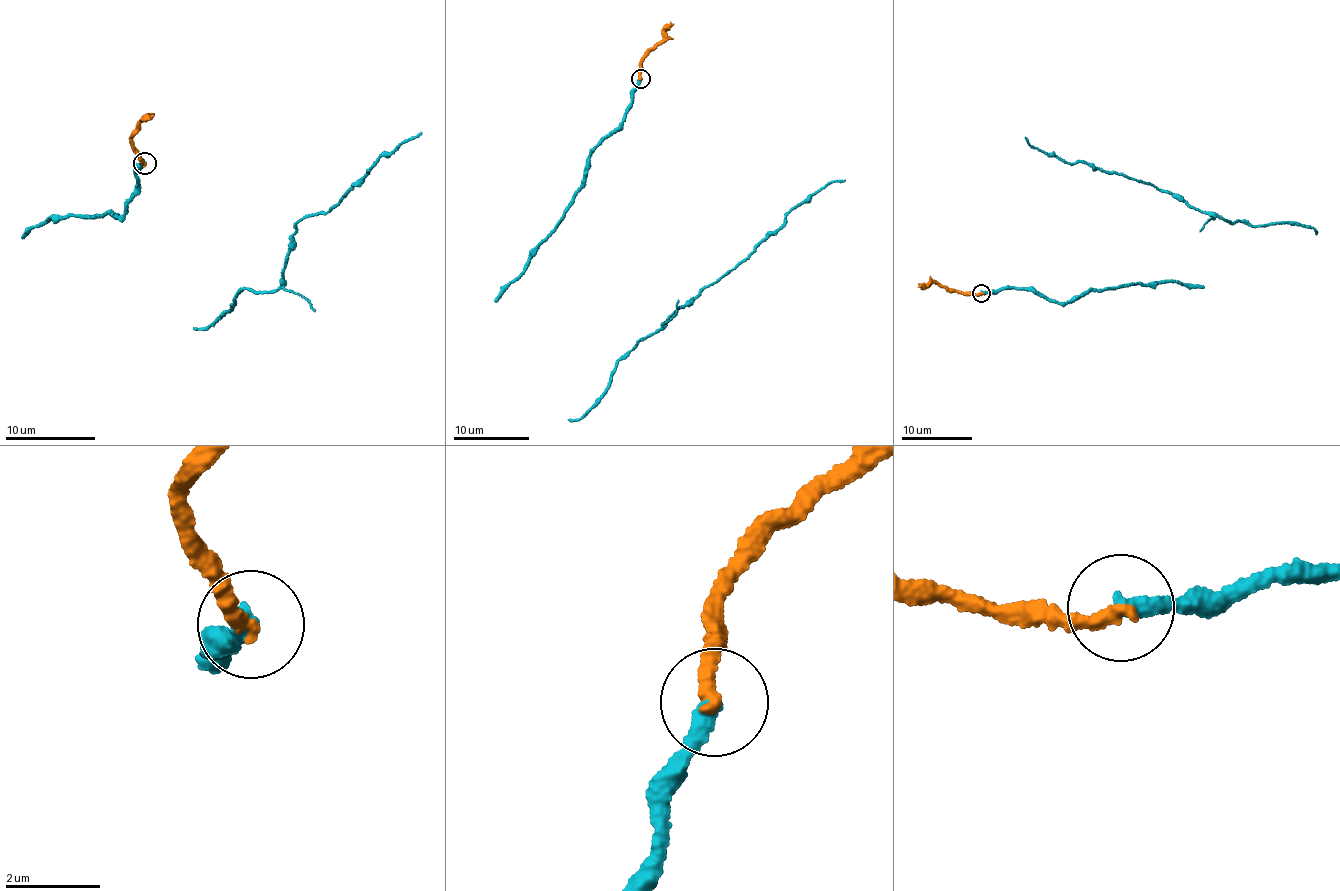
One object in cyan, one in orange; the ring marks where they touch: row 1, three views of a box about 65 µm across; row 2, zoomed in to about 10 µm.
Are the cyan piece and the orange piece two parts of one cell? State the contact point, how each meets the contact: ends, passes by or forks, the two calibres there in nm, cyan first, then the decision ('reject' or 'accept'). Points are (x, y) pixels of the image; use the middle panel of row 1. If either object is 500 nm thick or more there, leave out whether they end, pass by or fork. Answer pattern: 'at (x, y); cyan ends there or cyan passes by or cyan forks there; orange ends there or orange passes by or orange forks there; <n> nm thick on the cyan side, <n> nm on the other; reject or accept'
at (640, 78); cyan ends there; orange ends there; 360 nm thick on the cyan side, 320 nm on the other; accept

